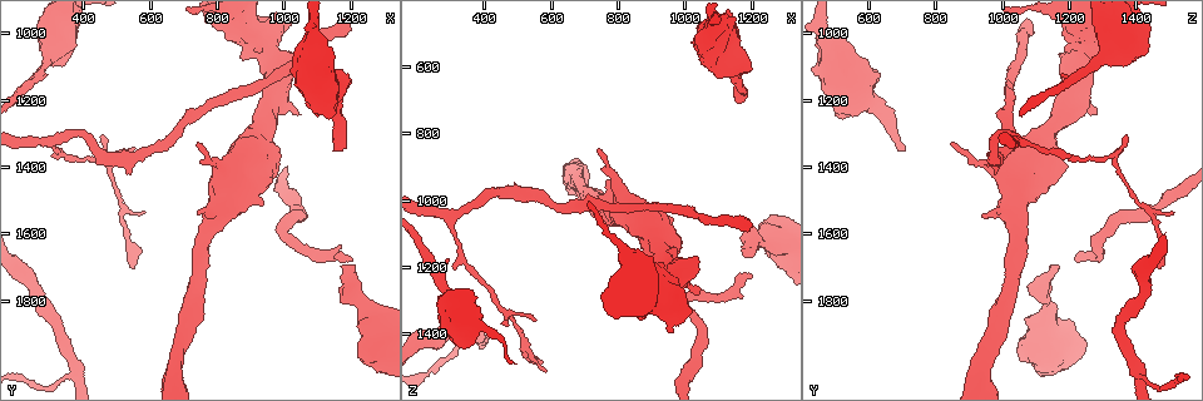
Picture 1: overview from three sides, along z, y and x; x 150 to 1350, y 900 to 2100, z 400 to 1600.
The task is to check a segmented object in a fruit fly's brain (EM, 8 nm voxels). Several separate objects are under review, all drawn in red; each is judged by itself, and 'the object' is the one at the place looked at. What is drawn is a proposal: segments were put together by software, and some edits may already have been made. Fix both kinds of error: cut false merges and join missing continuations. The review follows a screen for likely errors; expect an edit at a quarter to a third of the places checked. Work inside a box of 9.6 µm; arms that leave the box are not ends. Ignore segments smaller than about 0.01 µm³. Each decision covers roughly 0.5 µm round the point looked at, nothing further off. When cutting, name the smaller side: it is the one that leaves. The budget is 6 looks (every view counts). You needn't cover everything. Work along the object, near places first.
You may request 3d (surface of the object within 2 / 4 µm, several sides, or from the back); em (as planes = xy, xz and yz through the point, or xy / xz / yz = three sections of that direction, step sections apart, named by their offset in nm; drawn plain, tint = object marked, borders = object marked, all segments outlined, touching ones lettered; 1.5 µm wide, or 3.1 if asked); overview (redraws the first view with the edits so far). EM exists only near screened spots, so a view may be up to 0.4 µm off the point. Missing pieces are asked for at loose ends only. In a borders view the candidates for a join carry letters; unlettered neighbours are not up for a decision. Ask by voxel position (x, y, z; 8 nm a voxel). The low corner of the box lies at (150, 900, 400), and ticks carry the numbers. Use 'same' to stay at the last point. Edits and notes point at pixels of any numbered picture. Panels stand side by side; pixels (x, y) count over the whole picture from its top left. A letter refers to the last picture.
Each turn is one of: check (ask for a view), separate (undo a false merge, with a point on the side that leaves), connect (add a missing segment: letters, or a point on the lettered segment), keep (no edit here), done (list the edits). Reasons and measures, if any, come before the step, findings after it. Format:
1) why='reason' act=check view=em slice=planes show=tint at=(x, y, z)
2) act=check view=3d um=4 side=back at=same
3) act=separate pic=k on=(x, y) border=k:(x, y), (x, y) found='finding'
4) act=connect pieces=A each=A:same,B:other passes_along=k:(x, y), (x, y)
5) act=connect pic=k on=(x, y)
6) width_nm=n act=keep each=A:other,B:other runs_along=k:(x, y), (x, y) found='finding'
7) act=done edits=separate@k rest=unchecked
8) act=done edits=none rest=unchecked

act=check view=em slice=planes show=tint at=(370, 2010, 1400)

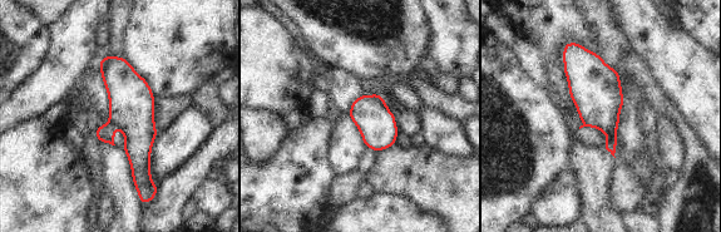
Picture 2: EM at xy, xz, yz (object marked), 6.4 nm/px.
why='see the neighbours' act=check view=em slice=planes show=borders at=same

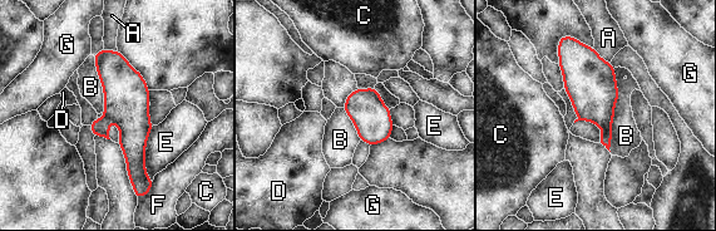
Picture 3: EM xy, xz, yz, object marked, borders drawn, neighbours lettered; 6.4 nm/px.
longest_contact=B:550nm act=separate pic=3 on=(100, 127) each=A:other,B:other,C:other,D:other,E:other,F:other,G:other border=3:(104, 116), (110, 119) found='two neurons meet here'

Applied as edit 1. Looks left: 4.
why='thin end' act=check view=em slice=planes show=borders at=(540, 1710, 1470)

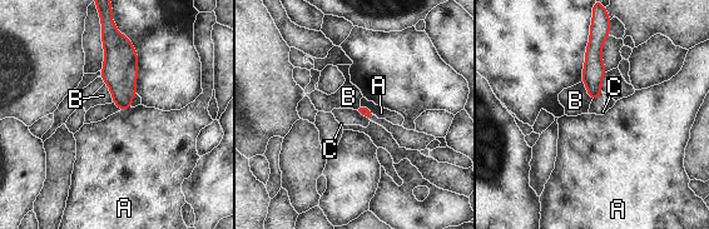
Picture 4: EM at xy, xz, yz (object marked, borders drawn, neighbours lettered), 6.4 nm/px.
act=keep each=A:other,B:other,C:other border=4:(130, 106), (120, 110) found='no lettered segment goes on from it'

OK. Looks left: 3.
why='an open end' act=check view=em slice=xz step=8 show=borders at=(1030, 1250, 1270)

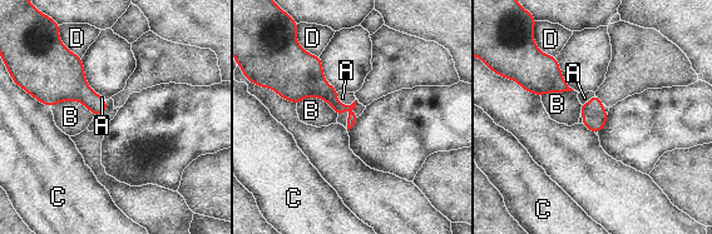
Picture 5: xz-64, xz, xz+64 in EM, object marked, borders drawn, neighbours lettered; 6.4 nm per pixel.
why='another direction' act=check view=em slice=planes show=borders at=same

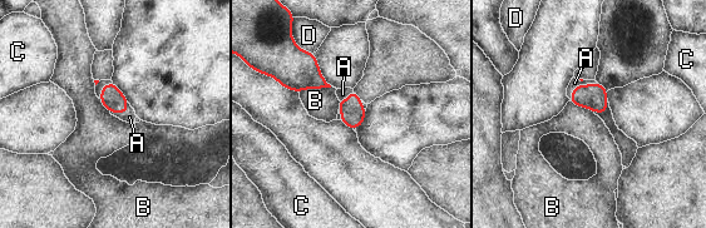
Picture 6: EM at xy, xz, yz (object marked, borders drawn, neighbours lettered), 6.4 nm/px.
act=connect pieces=A each=A:same,B:other,C:other,D:other passes_along=6:(593, 97), (579, 85), (574, 83) found='the neuron continues'

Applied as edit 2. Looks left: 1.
act=done edits=separate@3,connect@6 rest=unchecked

